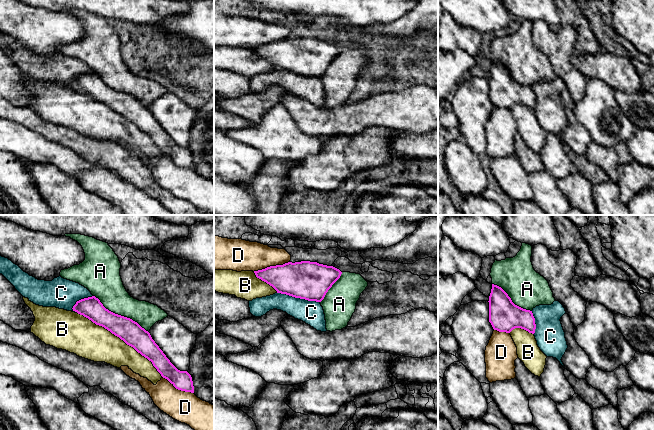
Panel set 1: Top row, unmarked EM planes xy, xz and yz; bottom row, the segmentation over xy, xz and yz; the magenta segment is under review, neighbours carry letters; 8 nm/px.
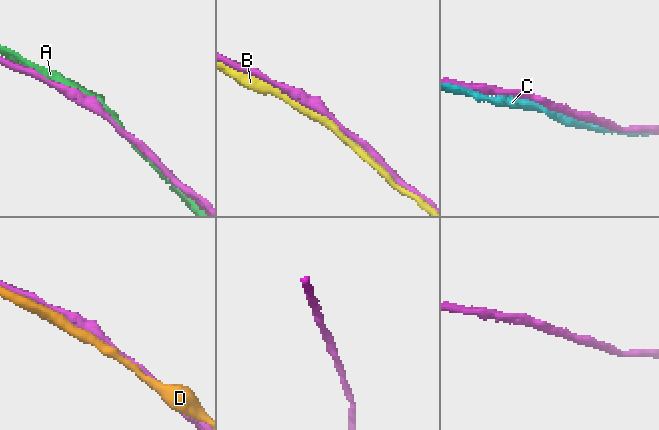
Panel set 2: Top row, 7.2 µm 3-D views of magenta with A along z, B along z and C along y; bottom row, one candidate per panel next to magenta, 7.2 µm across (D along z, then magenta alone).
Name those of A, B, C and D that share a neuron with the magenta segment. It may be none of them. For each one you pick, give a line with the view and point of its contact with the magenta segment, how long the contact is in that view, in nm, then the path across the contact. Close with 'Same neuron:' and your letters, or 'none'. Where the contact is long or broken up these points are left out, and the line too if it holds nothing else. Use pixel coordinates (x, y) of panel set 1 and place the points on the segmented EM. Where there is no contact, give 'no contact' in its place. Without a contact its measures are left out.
Same neuron: none

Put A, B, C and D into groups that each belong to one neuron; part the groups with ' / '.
A / B / C / D

